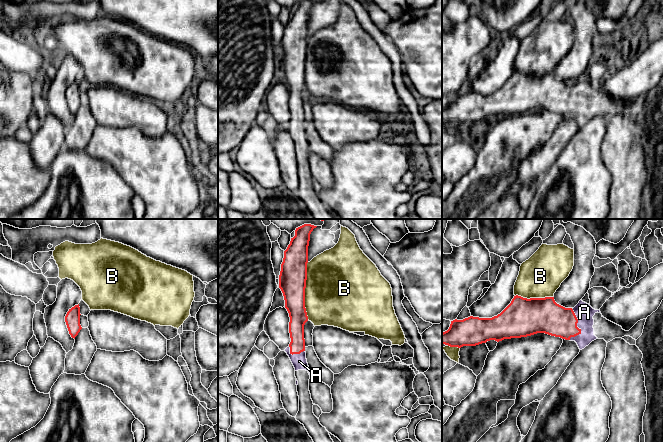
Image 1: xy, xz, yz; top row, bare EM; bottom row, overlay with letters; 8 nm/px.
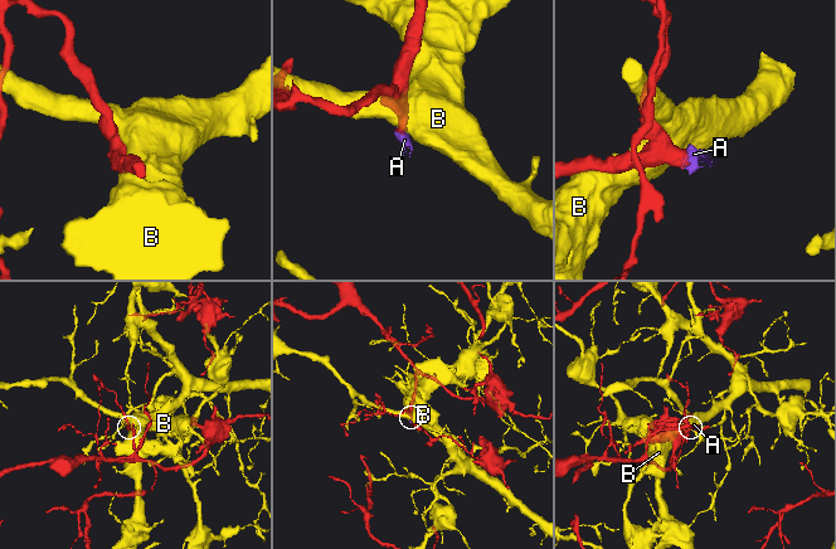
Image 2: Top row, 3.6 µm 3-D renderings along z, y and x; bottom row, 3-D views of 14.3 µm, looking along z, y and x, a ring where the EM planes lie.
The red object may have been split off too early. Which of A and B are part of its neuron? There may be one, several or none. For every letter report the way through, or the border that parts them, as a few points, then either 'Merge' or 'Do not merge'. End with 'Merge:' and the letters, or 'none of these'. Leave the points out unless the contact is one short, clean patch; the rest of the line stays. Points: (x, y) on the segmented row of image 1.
A: Path across: yz (548, 317), (576, 326), (584, 312). Merge
B: Do not merge
Merge: A

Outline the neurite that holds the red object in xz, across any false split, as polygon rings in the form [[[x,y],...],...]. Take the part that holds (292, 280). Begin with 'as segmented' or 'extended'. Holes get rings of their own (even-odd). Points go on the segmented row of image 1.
extended; [[[304,224],[295,230],[295,236],[284,251],[279,275],[285,308],[290,317],[289,333],[291,342],[285,349],[294,368],[299,411],[296,420],[304,425],[313,442],[333,442],[329,432],[313,413],[313,401],[309,391],[310,372],[306,359],[304,325],[308,321],[305,308],[305,288],[307,280],[308,246],[310,234],[317,226]]]

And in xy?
as segmented; [[[79,304],[75,305],[69,311],[67,312],[65,316],[65,322],[69,331],[69,334],[72,338],[75,339],[75,337],[78,335],[80,330],[82,329],[80,325],[80,307]]]

